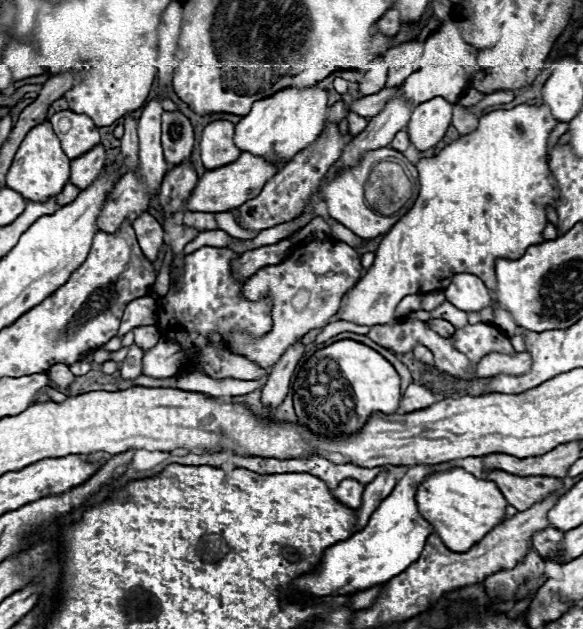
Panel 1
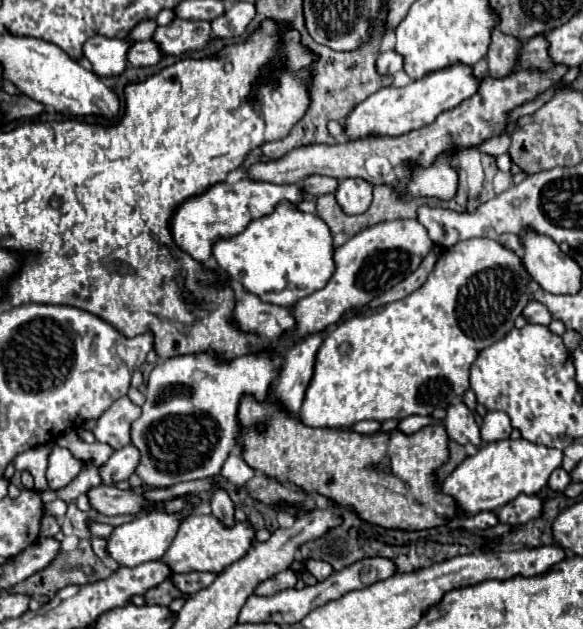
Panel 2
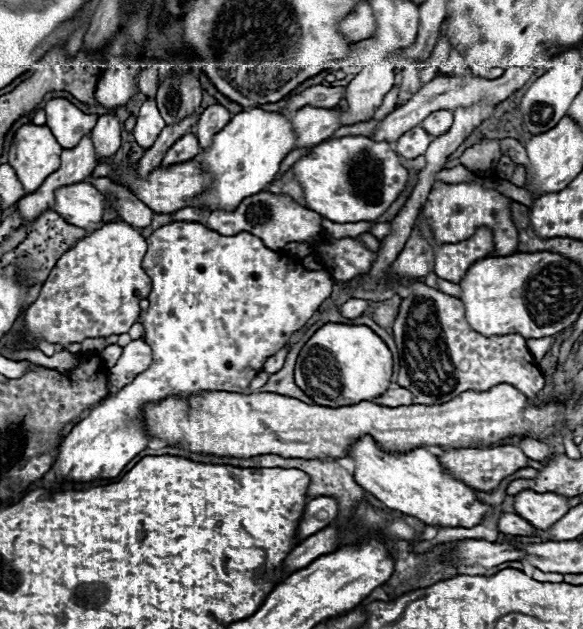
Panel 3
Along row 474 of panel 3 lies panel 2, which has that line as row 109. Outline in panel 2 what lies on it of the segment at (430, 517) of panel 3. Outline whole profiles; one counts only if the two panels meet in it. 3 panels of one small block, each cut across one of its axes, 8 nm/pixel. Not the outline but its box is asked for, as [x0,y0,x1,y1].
[346,64,480,140]

